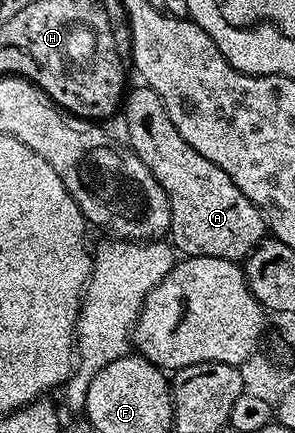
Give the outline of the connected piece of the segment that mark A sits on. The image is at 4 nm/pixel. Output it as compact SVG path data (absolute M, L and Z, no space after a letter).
M138 84L124 98L129 149L156 176L170 205L169 241L179 255L187 258L216 256L229 262L244 260L267 237L268 227L256 204L232 184L232 180L212 160L204 160L168 120L168 112L152 87Z

